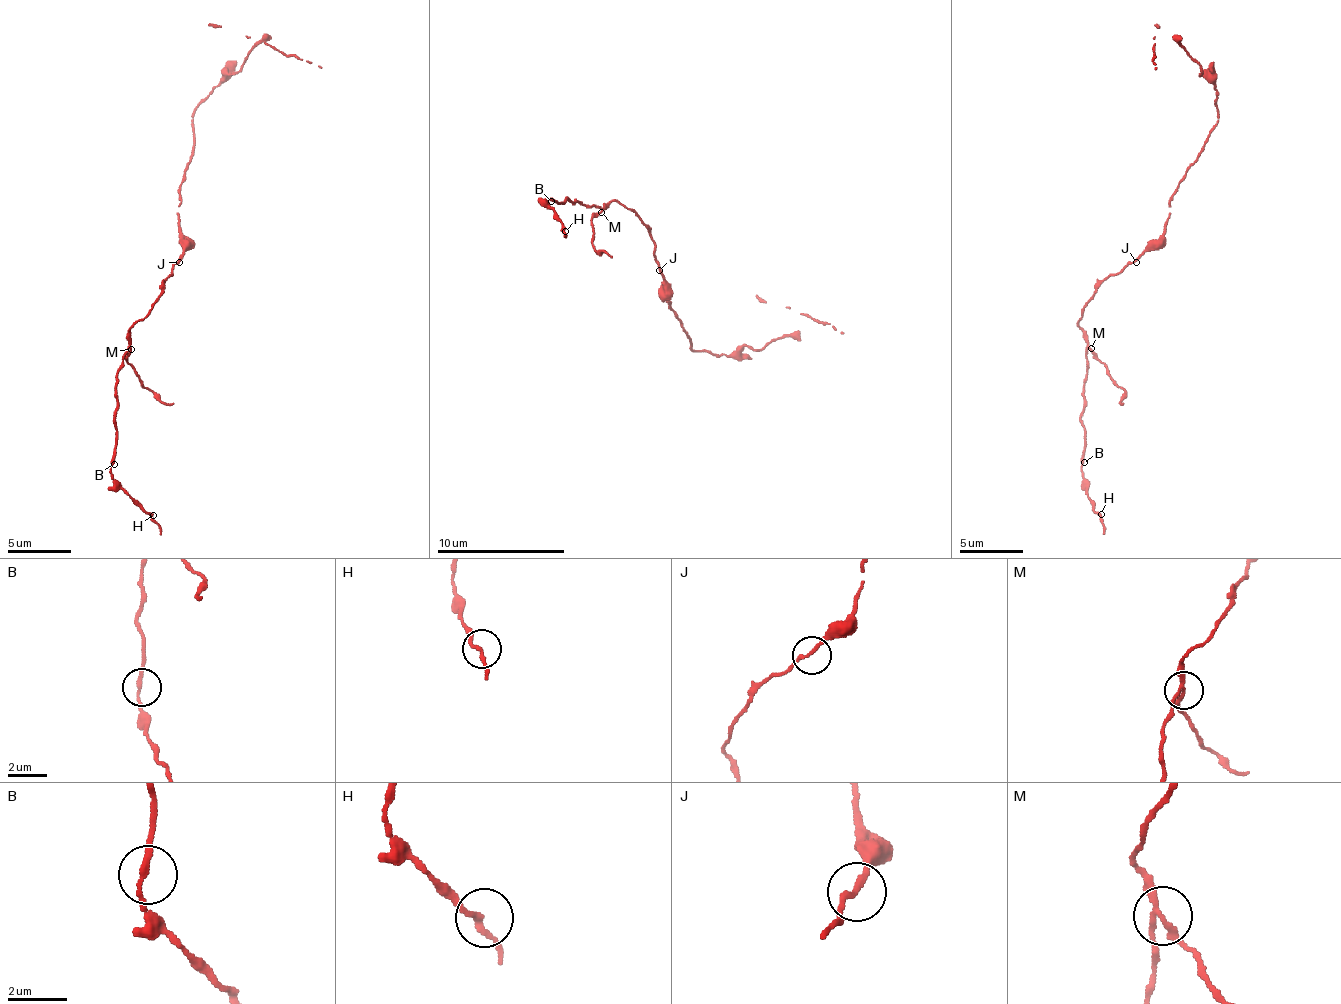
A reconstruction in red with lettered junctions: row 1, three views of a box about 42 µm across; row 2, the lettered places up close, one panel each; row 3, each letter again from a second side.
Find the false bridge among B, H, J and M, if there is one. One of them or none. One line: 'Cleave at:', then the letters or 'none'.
Cleave at: M

